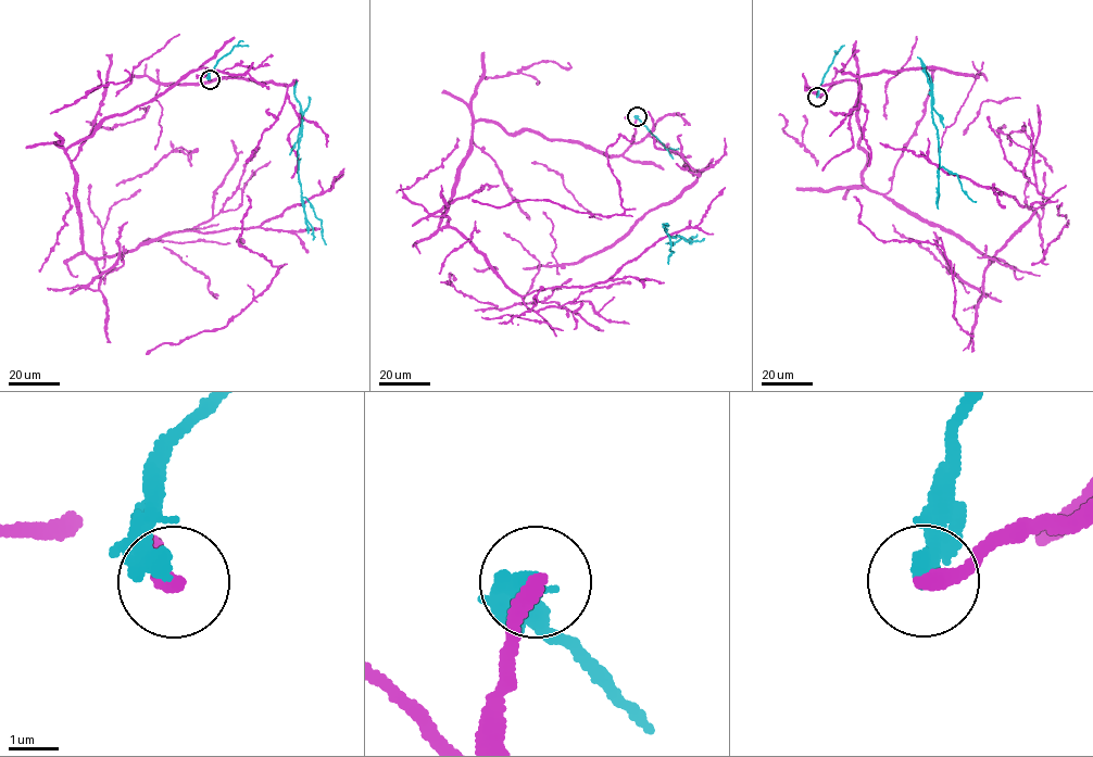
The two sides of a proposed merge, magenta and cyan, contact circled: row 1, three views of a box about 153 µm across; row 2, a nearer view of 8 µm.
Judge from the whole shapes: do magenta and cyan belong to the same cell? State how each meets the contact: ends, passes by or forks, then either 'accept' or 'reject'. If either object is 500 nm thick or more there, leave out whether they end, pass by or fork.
magenta ends; cyan ends; reject

